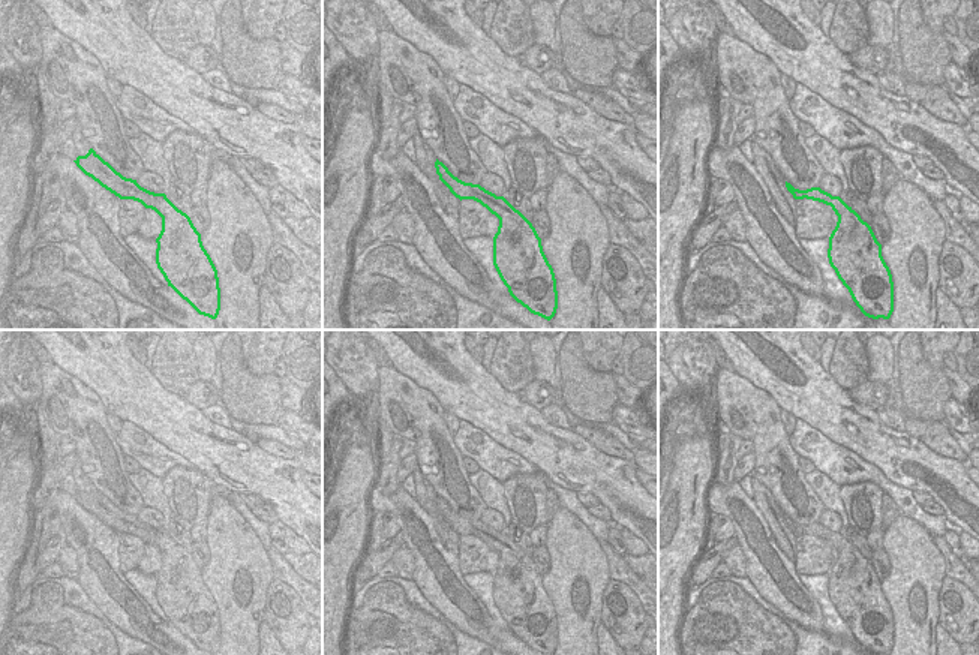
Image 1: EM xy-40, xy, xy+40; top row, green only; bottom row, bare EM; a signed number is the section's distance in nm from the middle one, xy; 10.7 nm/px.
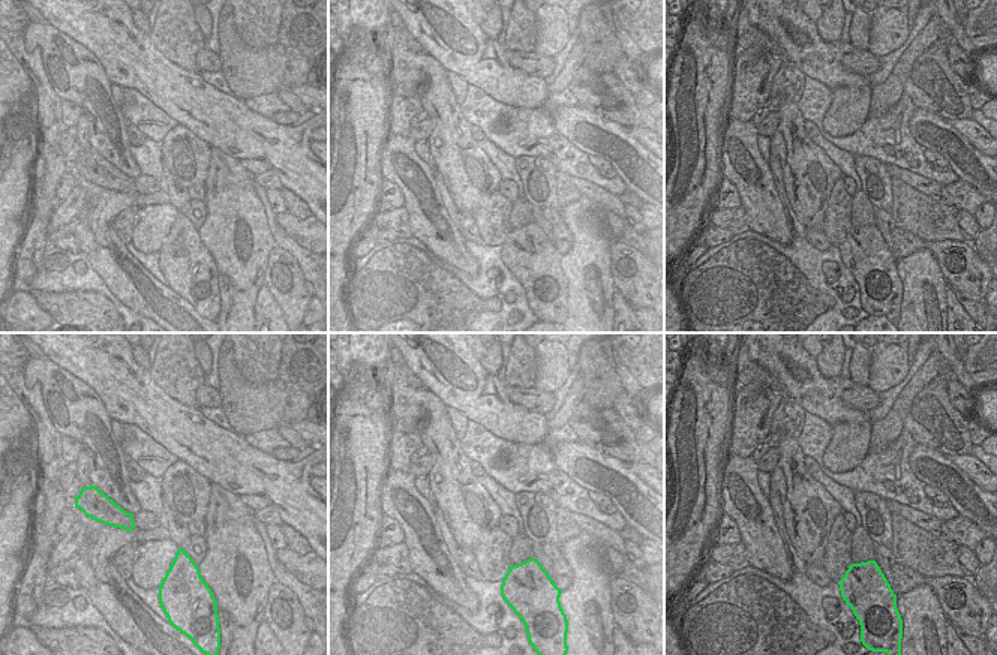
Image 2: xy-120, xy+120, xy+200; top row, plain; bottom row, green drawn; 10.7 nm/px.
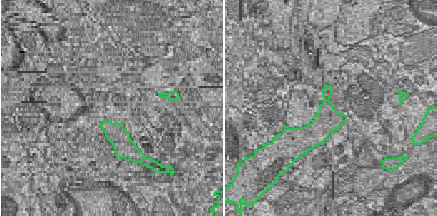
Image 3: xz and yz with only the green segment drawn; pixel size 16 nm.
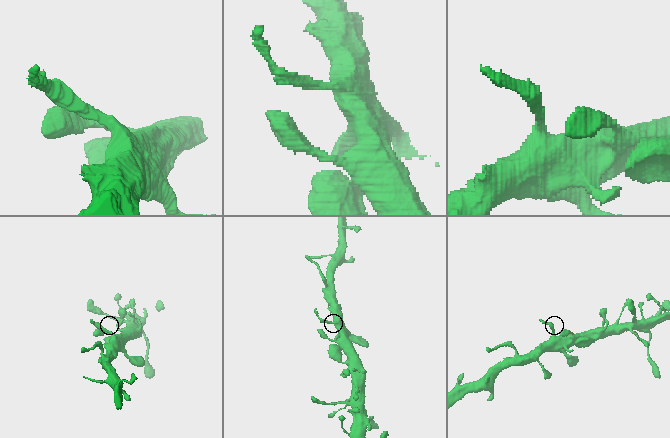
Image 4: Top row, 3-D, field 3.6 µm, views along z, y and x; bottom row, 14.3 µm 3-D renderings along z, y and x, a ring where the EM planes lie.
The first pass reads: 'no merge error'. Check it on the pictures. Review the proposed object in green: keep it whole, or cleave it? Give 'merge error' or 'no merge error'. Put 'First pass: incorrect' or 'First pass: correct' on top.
First pass: correct
no merge error

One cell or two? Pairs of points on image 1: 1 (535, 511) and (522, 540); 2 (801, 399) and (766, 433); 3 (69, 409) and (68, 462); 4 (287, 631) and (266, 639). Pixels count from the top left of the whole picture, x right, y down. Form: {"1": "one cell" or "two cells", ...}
{"1": "two cells", "2": "two cells", "3": "two cells", "4": "two cells"}

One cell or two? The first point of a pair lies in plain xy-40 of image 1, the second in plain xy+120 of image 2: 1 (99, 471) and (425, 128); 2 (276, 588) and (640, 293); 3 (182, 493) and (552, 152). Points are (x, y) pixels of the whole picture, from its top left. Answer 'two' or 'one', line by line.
1: two
2: one
3: two

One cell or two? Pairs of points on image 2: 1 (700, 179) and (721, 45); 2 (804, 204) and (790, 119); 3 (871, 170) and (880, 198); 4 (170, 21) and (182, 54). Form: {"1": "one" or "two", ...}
{"1": "one", "2": "one", "3": "one", "4": "one"}

